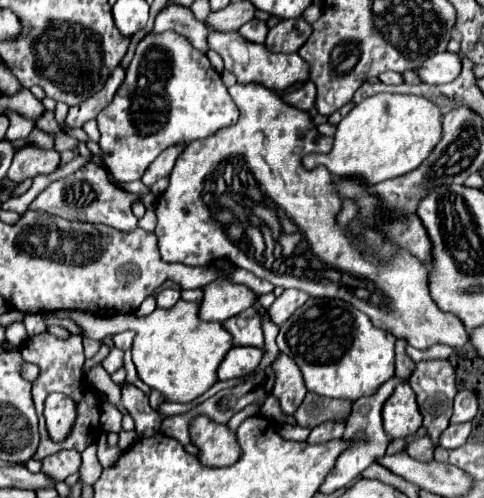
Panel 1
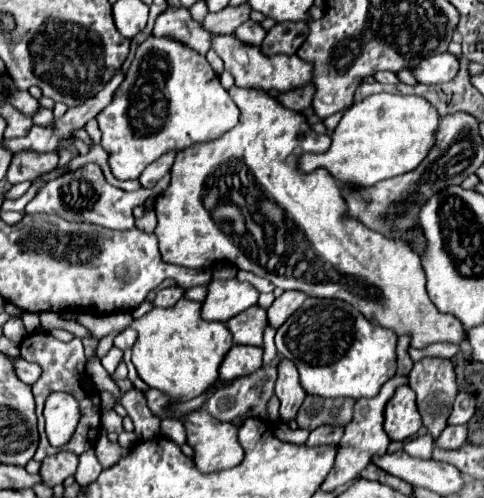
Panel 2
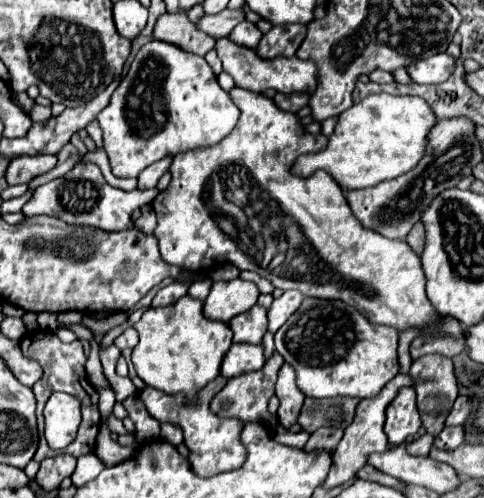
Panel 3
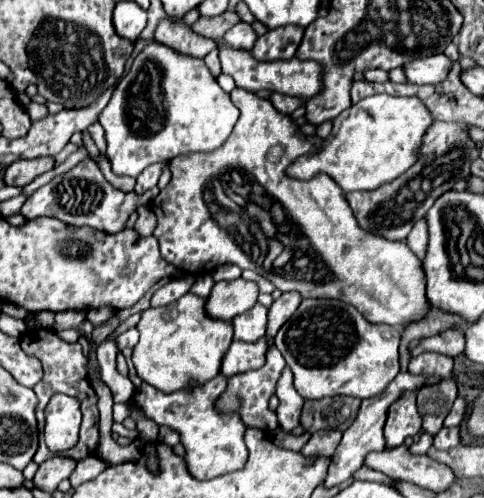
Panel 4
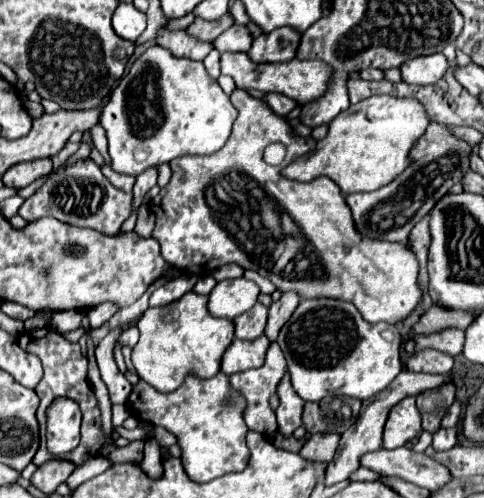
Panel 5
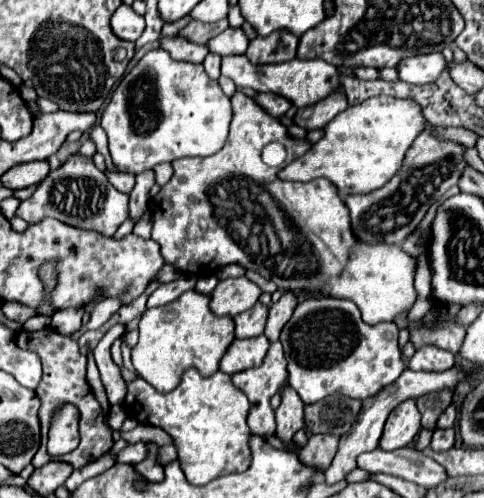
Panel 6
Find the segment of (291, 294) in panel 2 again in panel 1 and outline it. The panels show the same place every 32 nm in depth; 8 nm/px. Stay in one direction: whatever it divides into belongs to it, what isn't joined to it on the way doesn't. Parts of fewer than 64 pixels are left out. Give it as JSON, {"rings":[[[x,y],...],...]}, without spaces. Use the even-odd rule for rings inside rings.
{"rings":[[[284,290],[282,296],[278,296],[274,300],[274,304],[270,306],[270,318],[276,322],[276,324],[282,324],[284,320],[288,320],[296,308],[300,308],[310,296],[306,292],[300,292],[300,290]]]}

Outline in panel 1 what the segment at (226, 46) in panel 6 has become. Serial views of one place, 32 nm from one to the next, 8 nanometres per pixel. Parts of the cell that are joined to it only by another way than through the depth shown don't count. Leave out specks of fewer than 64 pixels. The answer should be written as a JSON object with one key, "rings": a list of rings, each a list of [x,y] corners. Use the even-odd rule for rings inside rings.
{"rings":[[[250,20],[240,28],[240,34],[250,42],[264,42],[268,34],[268,26],[262,20]]]}

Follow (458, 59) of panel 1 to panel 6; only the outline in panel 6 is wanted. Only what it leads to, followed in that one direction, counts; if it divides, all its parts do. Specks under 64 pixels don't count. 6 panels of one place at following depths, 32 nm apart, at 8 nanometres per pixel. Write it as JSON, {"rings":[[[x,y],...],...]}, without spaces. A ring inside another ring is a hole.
{"rings":[[[424,54],[424,56],[412,56],[398,64],[400,80],[408,84],[432,84],[436,76],[440,76],[446,70],[446,60],[442,54]]]}

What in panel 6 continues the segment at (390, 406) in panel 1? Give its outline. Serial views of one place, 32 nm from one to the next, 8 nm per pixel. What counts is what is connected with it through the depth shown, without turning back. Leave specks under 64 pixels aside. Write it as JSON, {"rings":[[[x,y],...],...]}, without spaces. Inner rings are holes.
{"rings":[[[404,400],[398,404],[384,426],[384,434],[380,440],[382,450],[396,450],[408,446],[420,432],[420,412],[414,400]]]}

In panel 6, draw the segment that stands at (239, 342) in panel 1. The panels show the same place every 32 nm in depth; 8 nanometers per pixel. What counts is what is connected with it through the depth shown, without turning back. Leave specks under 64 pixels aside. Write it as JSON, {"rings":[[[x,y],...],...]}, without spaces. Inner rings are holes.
{"rings":[[[256,302],[250,310],[234,316],[236,324],[236,338],[256,338],[264,332],[268,316],[268,306]]]}

